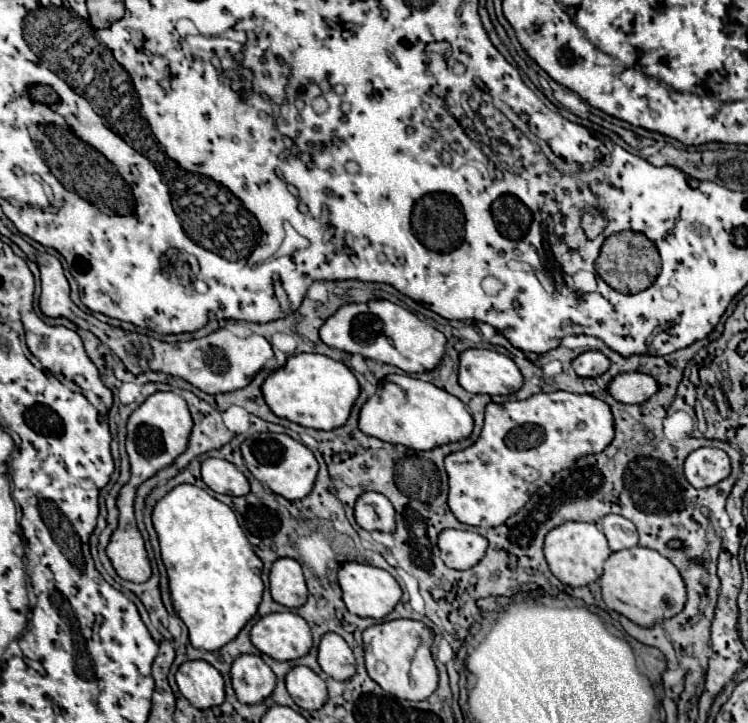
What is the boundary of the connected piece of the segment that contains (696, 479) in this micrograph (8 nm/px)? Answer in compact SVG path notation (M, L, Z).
M703 447L703 449L693 451L685 459L685 477L697 489L717 485L729 473L731 473L729 455L725 451L721 451L721 449Z

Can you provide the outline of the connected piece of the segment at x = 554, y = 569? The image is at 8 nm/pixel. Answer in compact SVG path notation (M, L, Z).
M563 523L547 533L545 557L551 573L569 587L583 587L595 583L603 575L603 563L611 555L605 535L595 523Z

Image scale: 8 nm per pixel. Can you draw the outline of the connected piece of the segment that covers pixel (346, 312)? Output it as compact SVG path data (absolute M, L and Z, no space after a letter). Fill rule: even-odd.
M383 299L343 305L321 327L321 339L329 347L399 367L405 373L423 373L435 369L445 351L445 335L441 331L417 319L411 311Z

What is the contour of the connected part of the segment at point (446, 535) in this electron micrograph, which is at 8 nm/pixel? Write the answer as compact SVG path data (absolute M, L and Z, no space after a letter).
M445 529L439 535L441 559L451 569L461 569L461 571L471 569L483 559L487 545L489 541L475 531Z

